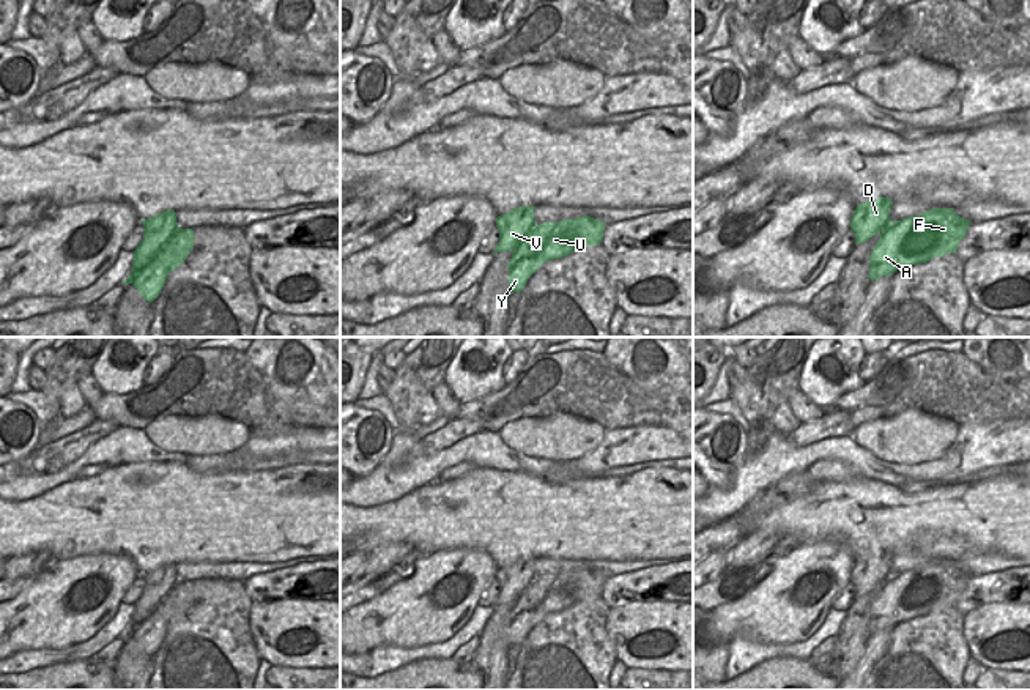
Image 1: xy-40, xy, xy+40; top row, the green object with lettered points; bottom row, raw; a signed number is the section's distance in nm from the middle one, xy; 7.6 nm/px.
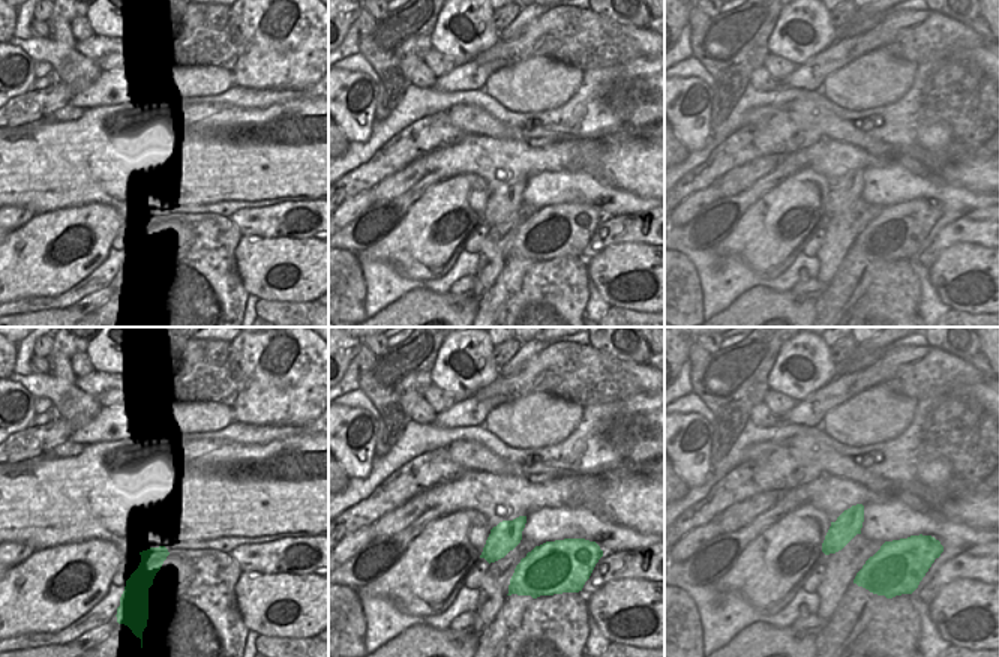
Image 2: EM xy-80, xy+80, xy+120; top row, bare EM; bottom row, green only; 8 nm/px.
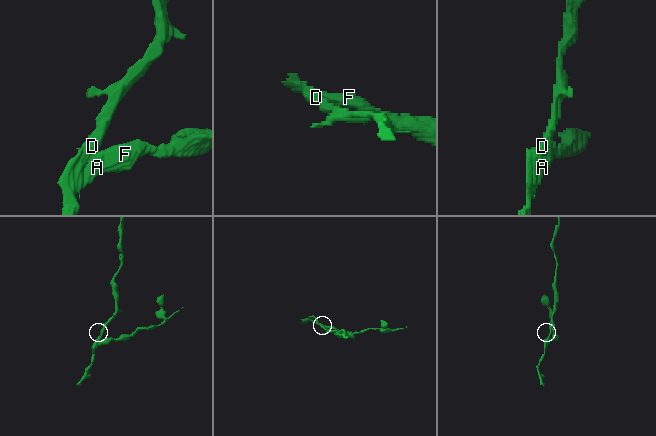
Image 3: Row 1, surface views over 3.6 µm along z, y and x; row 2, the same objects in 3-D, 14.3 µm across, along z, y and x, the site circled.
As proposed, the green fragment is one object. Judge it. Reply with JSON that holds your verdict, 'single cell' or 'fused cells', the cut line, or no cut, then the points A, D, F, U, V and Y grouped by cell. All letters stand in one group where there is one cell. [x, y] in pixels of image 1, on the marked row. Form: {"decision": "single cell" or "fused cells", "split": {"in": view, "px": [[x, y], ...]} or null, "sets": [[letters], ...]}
{"decision": "fused cells", "split": {"in": "xy-40", "px": [[180, 229], [147, 267], [144, 298]]}, "sets": [["A", "F", "U", "Y"], ["D", "V"]]}

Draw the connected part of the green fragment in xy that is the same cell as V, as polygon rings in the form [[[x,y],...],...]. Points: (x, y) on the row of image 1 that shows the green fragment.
[[[518,206],[496,217],[499,243],[493,254],[515,249],[521,239],[535,227],[535,206]]]

